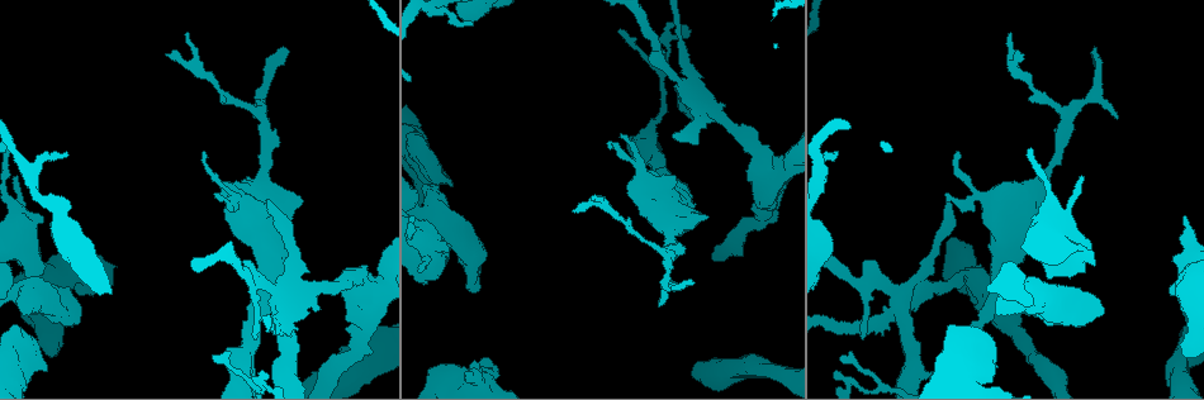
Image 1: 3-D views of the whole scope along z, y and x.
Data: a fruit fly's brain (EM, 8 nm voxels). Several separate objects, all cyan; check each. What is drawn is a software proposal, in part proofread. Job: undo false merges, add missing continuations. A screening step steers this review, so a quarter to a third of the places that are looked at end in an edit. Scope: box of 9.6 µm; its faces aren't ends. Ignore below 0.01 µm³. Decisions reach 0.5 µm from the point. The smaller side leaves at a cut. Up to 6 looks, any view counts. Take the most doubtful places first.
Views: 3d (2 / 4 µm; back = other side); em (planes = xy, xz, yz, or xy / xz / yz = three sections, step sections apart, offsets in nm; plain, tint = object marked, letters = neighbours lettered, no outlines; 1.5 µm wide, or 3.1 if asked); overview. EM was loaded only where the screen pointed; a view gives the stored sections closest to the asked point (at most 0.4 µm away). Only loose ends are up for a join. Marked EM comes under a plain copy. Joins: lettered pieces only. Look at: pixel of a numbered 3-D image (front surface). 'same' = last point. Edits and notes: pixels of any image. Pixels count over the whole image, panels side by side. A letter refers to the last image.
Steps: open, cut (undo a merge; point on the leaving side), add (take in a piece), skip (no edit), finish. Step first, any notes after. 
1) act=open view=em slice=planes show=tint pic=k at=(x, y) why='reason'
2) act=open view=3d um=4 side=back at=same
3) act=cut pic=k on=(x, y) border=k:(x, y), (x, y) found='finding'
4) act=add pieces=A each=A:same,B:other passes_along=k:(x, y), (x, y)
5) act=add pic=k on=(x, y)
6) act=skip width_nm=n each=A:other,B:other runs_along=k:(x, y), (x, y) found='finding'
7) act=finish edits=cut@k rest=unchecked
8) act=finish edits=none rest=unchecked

act=open view=em slice=planes show=letters pic=1 at=(475, 293)

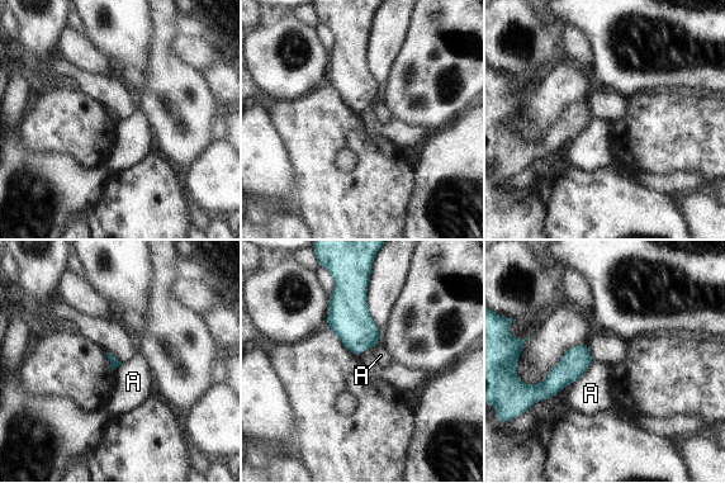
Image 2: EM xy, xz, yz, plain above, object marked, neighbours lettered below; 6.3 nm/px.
act=skip each=A:other border=2:(593, 361), (573, 384) found='none of them fits'

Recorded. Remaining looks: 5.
act=open view=3d um=2 pic=1 at=(470, 26)

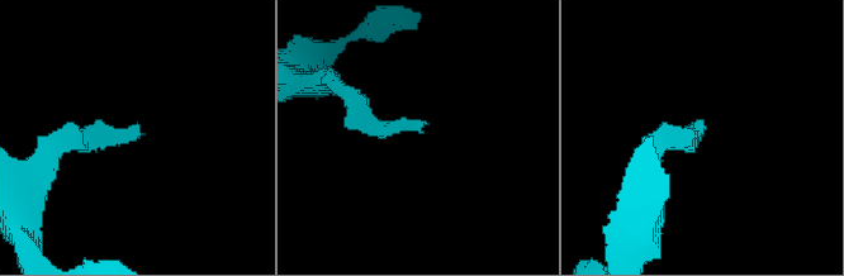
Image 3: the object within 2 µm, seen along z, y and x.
act=open view=em slice=planes show=tint pic=3 at=(695, 122)

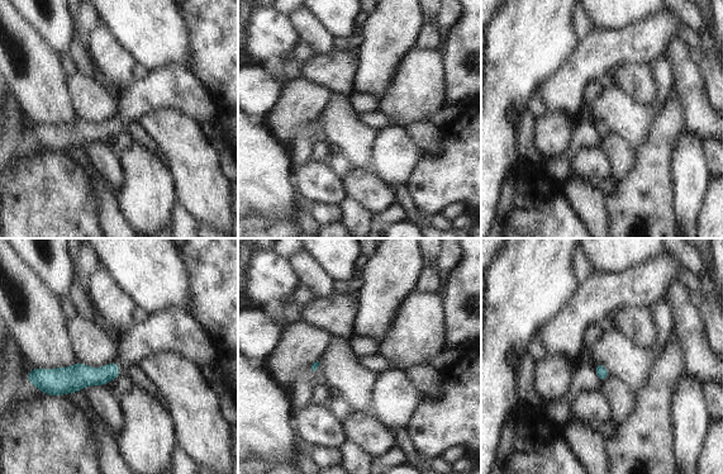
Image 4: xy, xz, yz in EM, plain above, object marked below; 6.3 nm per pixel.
act=open view=em slice=planes show=letters at=same

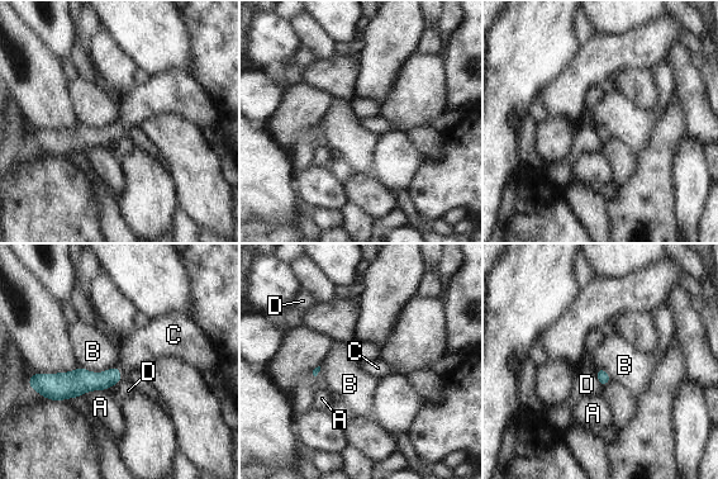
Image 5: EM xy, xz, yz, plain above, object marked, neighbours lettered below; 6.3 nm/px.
act=add pic=5 on=(144, 345) each=A:other,B:other,C:same,D:other passes_along=5:(81, 380), (119, 373), (144, 345) found='it goes on there'

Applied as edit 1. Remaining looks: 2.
act=open view=3d um=2 pic=1 at=(286, 48)

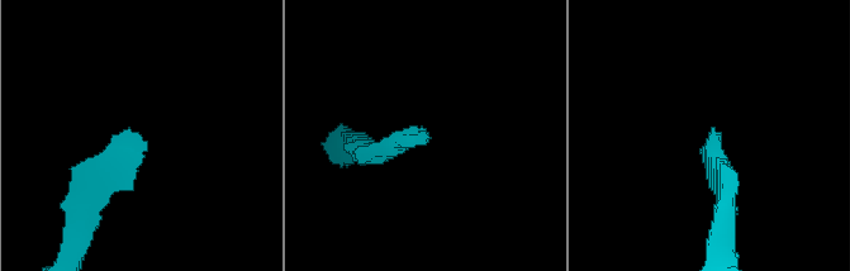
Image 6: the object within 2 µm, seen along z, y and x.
act=open view=em slice=planes show=letters pic=6 at=(428, 134)

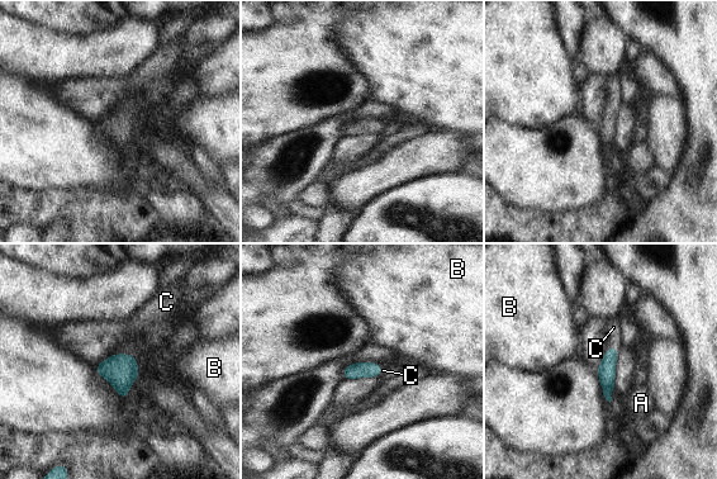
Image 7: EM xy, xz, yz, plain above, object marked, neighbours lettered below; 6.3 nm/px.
act=add pic=7 on=(613, 327) width_nm=100 each=A:other,B:other,C:same passes_along=7:(607, 369), (612, 347), (613, 327) found='the cell continues'

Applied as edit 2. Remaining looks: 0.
act=finish edits=add@5,add@7 rest=unchecked

